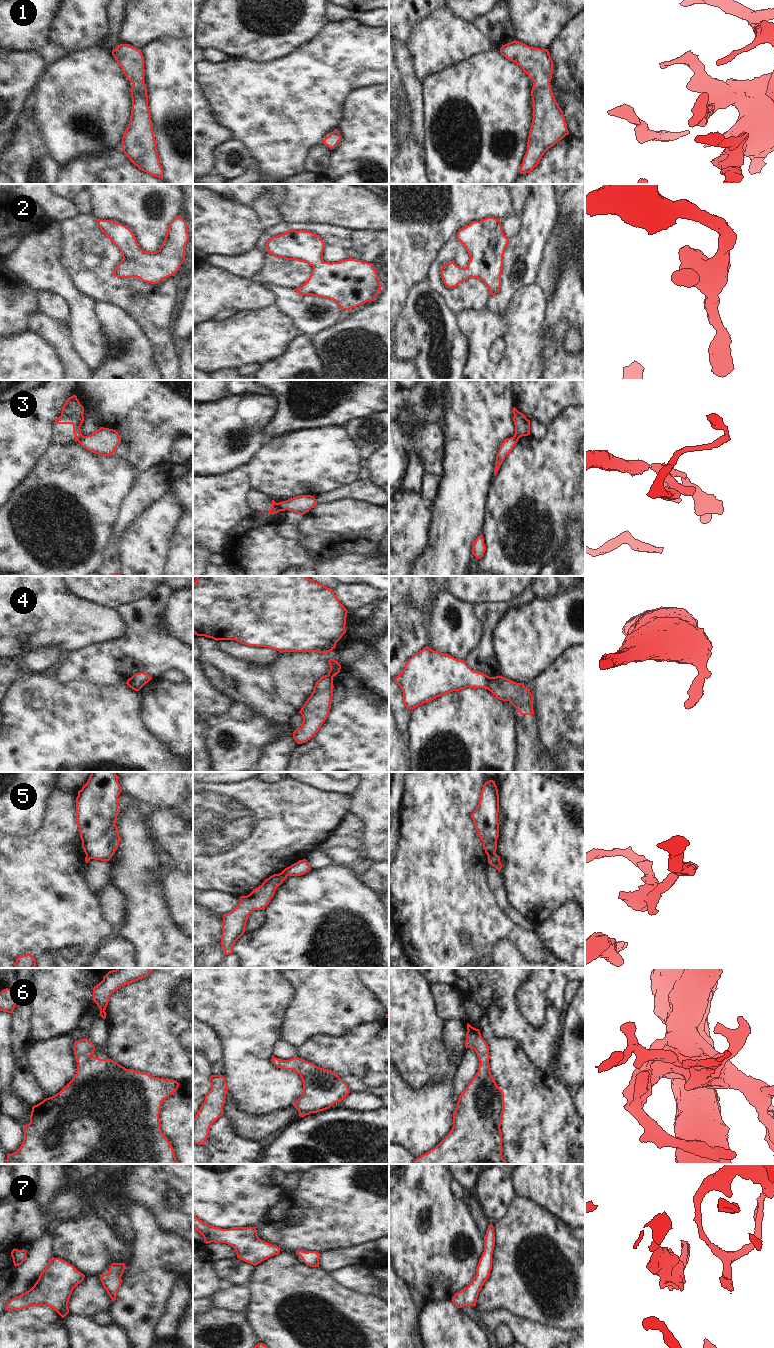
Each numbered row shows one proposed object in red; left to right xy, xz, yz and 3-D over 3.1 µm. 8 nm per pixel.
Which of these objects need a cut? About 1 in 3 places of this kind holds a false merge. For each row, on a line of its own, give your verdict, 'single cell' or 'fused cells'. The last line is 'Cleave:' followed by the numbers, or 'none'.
1: single cell
2: single cell
3: fused cells
4: fused cells
5: fused cells
6: single cell
7: single cell
Cleave: 3, 4, 5

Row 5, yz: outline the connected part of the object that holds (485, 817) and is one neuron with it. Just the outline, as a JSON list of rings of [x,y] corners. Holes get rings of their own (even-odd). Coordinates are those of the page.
[[[489,780],[483,785],[479,803],[471,814],[487,856],[495,853],[497,850],[497,839],[499,837],[498,812],[498,789],[495,781]]]

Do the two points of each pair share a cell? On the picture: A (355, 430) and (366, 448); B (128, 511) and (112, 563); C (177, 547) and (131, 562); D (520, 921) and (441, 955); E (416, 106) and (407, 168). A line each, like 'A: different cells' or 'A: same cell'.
A: same cell
B: same cell
C: different cells
D: different cells
E: different cells

